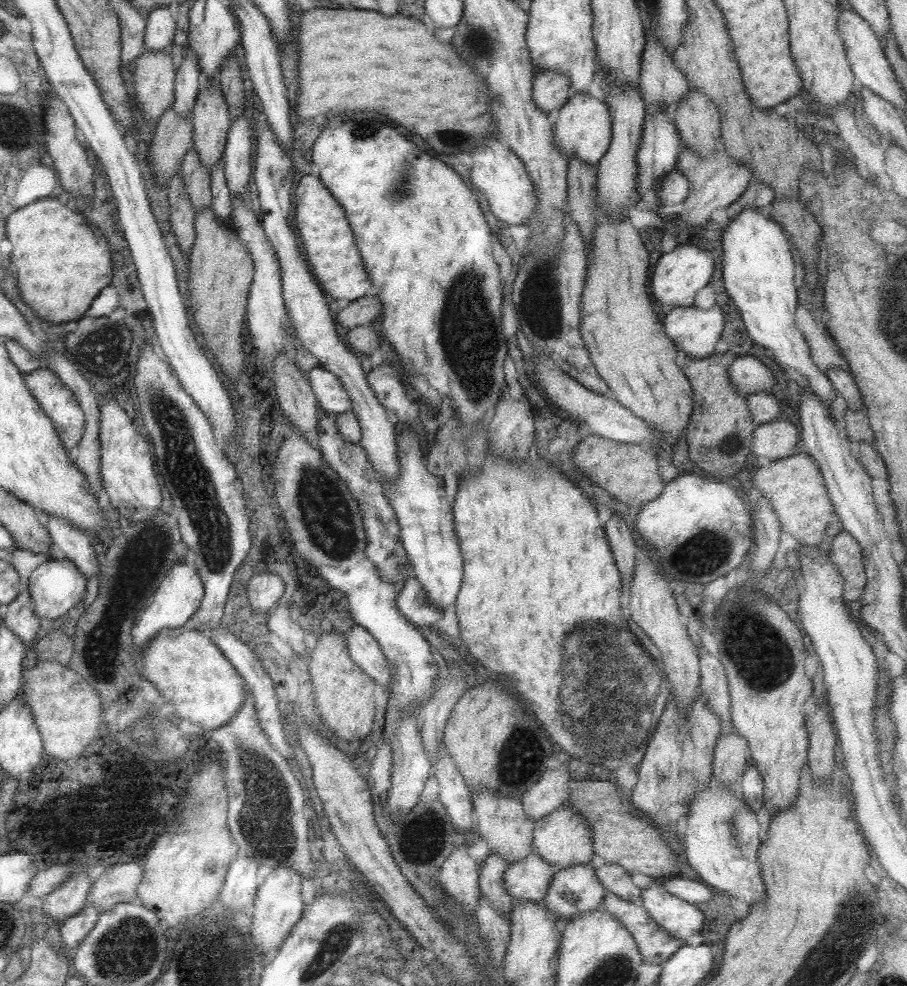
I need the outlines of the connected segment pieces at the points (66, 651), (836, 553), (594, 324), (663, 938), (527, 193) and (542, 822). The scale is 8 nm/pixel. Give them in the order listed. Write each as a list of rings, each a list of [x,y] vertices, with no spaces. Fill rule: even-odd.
[[[51,631],[35,641],[35,660],[58,662],[67,666],[73,654],[73,640],[63,631]]]
[[[839,531],[832,537],[828,557],[843,579],[841,598],[846,604],[859,600],[861,593],[863,593],[863,587],[865,587],[860,546],[852,536]]]
[[[569,157],[566,164],[568,216],[577,224],[580,238],[586,245],[587,266],[583,289],[581,289],[579,334],[599,378],[609,388],[611,398],[655,431],[657,442],[651,448],[659,459],[663,454],[671,456],[672,445],[677,442],[681,431],[689,424],[689,415],[693,406],[692,392],[687,378],[675,362],[675,356],[679,351],[663,333],[661,321],[653,313],[652,298],[649,297],[648,290],[650,275],[647,270],[649,268],[647,250],[626,215],[608,218],[608,214],[598,206],[600,200],[595,191],[595,168],[596,165],[585,165],[585,162],[577,157]]]
[[[606,891],[600,908],[613,915],[633,937],[643,964],[661,964],[684,942],[655,925],[641,902],[627,902]]]
[[[487,136],[479,144],[479,148],[471,152],[471,160],[473,160],[473,168],[469,170],[471,186],[485,195],[489,213],[497,221],[507,225],[527,225],[536,212],[537,197],[533,183],[516,154],[504,143]]]
[[[565,803],[534,822],[532,844],[535,854],[549,865],[551,876],[558,870],[569,866],[590,864],[593,856],[591,834],[587,823],[583,821],[583,817],[577,811],[573,811]]]

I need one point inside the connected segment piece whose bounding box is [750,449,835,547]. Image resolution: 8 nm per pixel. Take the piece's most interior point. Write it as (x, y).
(793, 485)

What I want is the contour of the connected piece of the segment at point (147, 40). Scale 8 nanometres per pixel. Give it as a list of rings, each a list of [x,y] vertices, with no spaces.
[[[153,7],[145,14],[142,51],[161,51],[173,42],[174,21],[167,7]]]

